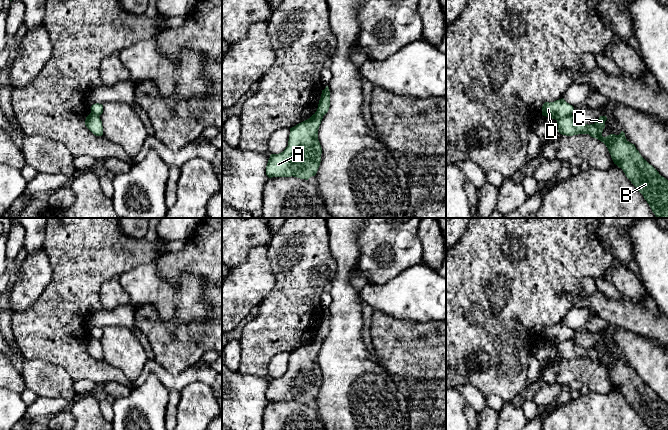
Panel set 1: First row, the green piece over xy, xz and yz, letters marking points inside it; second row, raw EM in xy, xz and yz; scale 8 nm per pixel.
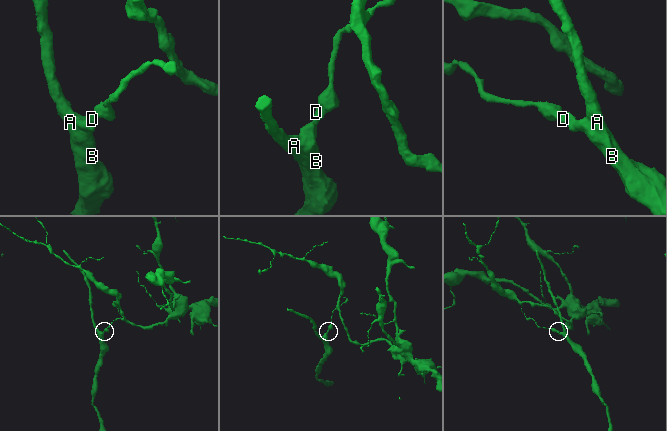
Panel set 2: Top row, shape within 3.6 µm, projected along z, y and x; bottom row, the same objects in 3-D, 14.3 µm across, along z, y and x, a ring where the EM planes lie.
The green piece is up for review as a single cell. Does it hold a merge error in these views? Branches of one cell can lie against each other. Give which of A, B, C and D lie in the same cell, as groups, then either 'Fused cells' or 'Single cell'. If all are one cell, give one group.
Groups: A B C / D. Fused cells

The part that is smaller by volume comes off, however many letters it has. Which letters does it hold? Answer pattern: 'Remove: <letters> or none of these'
Remove: A, B, C

